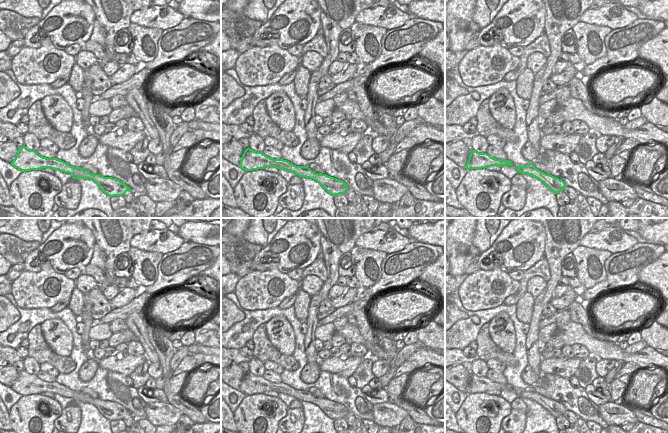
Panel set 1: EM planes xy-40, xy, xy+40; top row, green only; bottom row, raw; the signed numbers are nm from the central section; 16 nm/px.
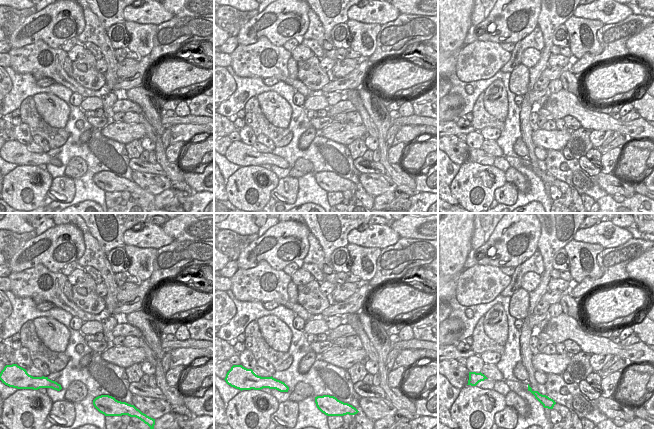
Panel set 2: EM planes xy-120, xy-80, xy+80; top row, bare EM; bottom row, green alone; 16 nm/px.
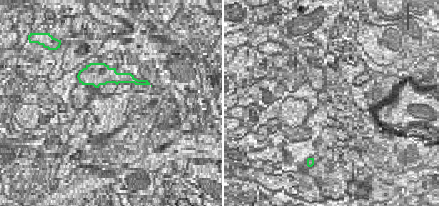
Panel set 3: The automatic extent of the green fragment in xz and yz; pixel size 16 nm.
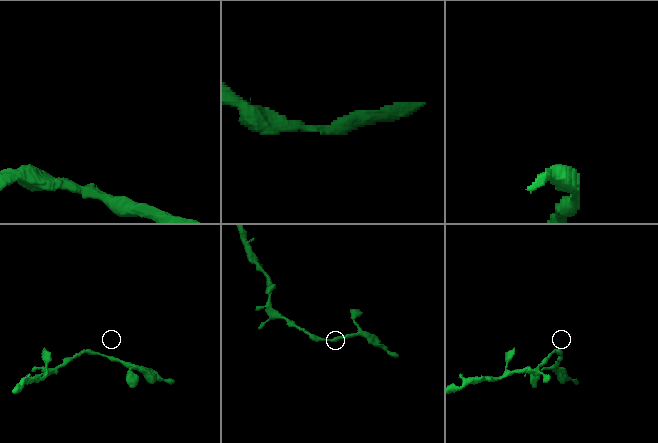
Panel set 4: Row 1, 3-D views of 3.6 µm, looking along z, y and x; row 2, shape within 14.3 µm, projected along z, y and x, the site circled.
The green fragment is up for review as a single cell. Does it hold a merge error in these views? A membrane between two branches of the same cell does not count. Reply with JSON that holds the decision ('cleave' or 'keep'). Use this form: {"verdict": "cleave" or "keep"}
{"verdict": "keep"}

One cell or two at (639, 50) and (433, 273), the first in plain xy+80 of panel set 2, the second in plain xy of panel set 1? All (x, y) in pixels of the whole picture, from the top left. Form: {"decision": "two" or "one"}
{"decision": "one"}

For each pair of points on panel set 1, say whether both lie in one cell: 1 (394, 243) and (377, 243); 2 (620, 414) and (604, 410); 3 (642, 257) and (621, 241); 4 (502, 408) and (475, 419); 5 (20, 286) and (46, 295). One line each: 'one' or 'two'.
1: one
2: one
3: two
4: one
5: one

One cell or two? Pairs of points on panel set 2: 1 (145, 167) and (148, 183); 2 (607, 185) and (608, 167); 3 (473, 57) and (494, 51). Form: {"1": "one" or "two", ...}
{"1": "two", "2": "two", "3": "one"}

